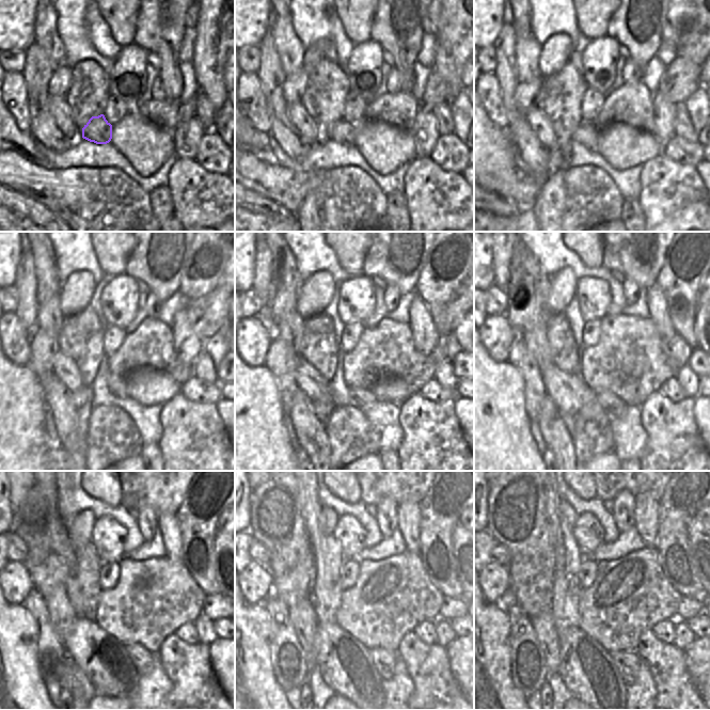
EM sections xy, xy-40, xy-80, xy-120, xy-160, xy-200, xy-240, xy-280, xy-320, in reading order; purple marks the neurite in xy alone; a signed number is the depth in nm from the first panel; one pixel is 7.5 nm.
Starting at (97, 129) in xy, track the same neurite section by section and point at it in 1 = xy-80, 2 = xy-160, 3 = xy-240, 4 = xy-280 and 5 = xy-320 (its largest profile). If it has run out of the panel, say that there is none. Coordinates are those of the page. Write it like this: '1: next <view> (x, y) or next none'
1: next xy-80 (586, 133)
2: next xy-160 (360, 394)
3: next xy-240 (142, 659)
4: next xy-280 (384, 661)
5: next xy-320 (627, 663)

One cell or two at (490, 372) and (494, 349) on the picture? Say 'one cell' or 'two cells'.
two cells

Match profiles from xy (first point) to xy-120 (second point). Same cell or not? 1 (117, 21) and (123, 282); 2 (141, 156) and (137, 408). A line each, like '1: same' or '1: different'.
1: different
2: different

